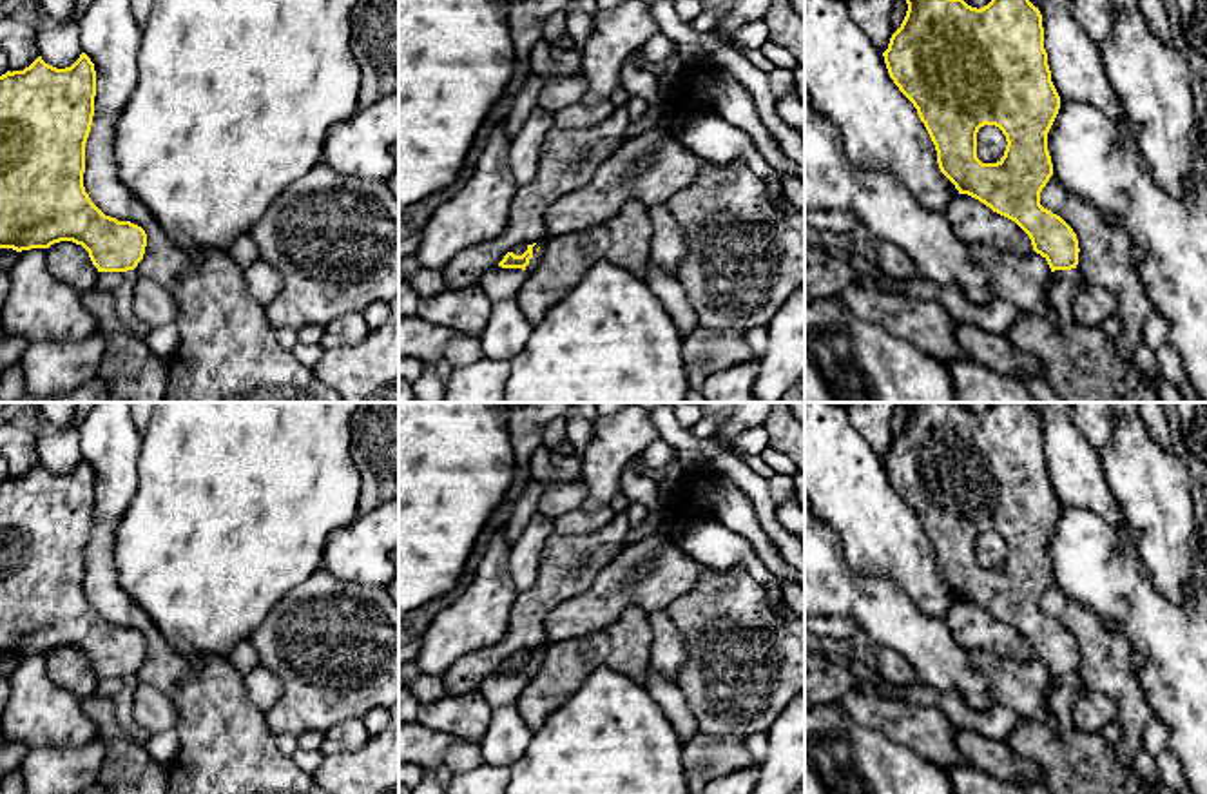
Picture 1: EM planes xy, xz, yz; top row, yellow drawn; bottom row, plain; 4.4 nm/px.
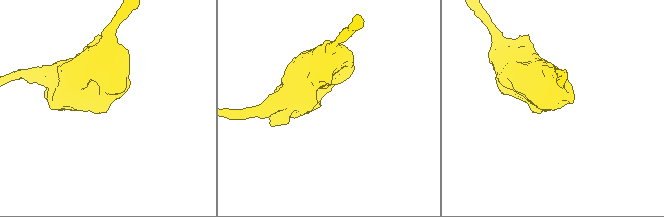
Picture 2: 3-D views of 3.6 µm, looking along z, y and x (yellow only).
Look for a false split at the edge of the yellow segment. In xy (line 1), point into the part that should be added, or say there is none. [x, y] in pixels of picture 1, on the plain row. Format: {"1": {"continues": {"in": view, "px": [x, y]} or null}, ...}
{"1": {"continues": null}}

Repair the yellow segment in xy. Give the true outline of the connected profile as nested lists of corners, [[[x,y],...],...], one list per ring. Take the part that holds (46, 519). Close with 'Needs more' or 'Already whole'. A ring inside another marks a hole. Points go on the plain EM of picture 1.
[[[85,459],[65,475],[38,462],[24,477],[0,482],[0,654],[22,658],[72,647],[89,658],[98,678],[134,676],[143,665],[145,636],[105,622],[83,593],[94,502],[96,477]]]. Already whole

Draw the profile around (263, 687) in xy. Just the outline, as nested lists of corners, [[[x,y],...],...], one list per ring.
[[[261,663],[245,674],[243,682],[248,698],[263,712],[270,711],[283,696],[283,682]]]

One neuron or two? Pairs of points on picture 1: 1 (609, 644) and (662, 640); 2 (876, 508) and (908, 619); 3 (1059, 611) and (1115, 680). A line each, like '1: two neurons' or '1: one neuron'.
1: two neurons
2: two neurons
3: one neuron

